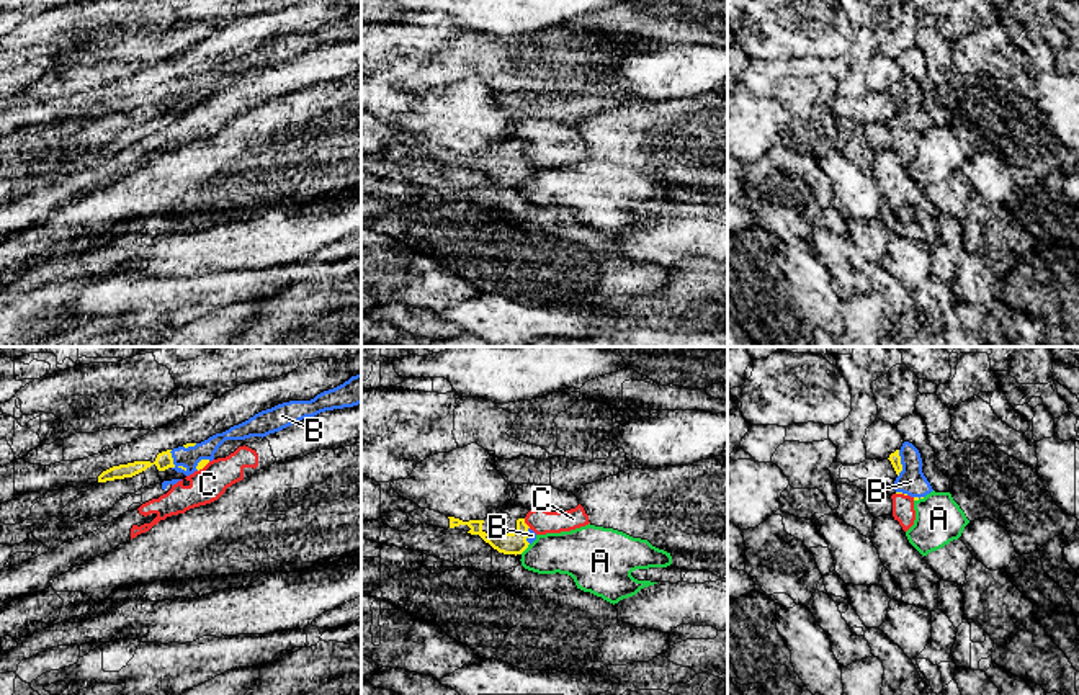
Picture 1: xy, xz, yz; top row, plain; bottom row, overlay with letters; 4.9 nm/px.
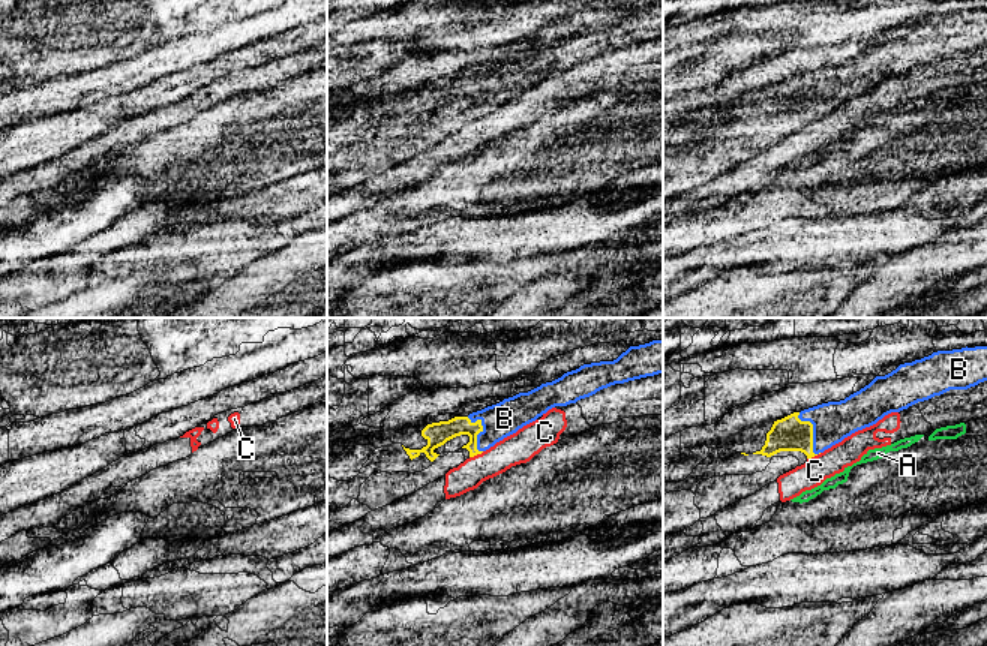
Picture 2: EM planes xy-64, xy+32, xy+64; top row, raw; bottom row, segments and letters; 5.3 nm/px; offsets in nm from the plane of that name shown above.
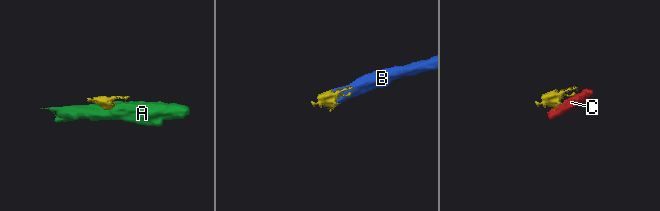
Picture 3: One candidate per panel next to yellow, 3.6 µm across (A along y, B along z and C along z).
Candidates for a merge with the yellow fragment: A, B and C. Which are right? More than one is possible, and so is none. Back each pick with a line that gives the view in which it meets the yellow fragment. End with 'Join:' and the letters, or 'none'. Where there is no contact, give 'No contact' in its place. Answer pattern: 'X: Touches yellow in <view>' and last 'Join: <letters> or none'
B: Touches yellow in xy
Join: B

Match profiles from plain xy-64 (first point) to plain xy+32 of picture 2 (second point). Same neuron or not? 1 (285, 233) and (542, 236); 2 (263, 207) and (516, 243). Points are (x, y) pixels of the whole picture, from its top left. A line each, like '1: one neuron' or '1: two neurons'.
1: two neurons
2: one neuron

